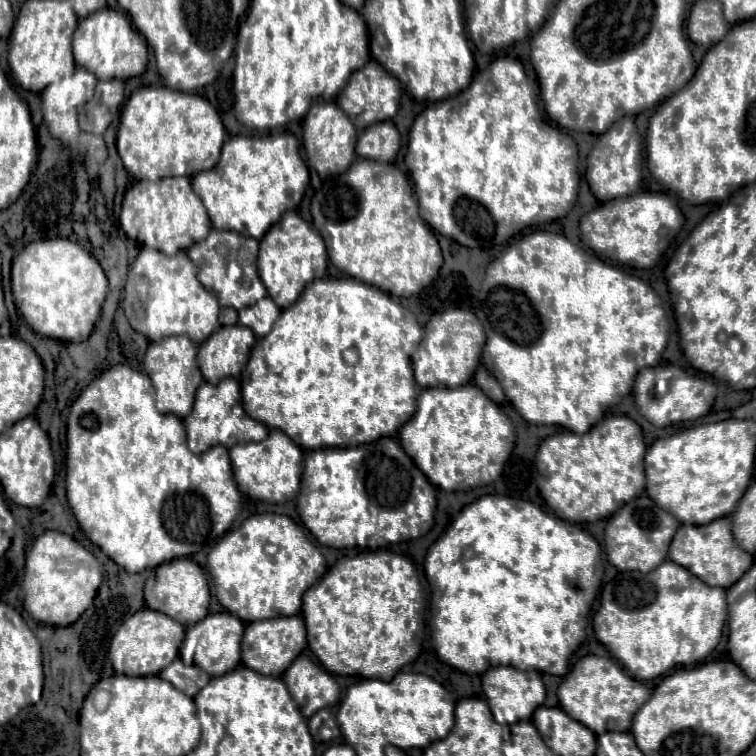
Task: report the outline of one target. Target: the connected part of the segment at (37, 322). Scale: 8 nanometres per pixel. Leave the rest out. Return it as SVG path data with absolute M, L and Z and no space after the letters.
M42 239L30 243L18 261L12 261L14 305L26 323L40 335L60 341L86 341L108 291L108 281L98 261L78 243L68 239Z

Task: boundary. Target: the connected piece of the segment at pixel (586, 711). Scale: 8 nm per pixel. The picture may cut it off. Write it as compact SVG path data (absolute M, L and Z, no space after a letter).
M586 655L574 665L558 687L558 699L562 709L572 719L600 735L604 731L628 731L632 725L632 715L650 699L650 689L632 679L616 659Z

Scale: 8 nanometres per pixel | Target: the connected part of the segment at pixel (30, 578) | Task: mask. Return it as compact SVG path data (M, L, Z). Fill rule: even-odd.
M46 531L36 539L26 555L24 575L24 609L34 621L54 627L72 625L94 601L102 583L102 573L96 557L76 539L60 531Z

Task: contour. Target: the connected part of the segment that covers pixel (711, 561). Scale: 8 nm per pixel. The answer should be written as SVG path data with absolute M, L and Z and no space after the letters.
M726 517L700 527L682 525L672 539L670 559L674 563L680 563L682 567L688 567L688 571L692 571L704 583L724 589L732 587L732 583L736 583L736 579L740 579L740 575L744 575L744 571L748 571L748 567L752 567L754 563L754 557L736 545L732 537L730 521Z

